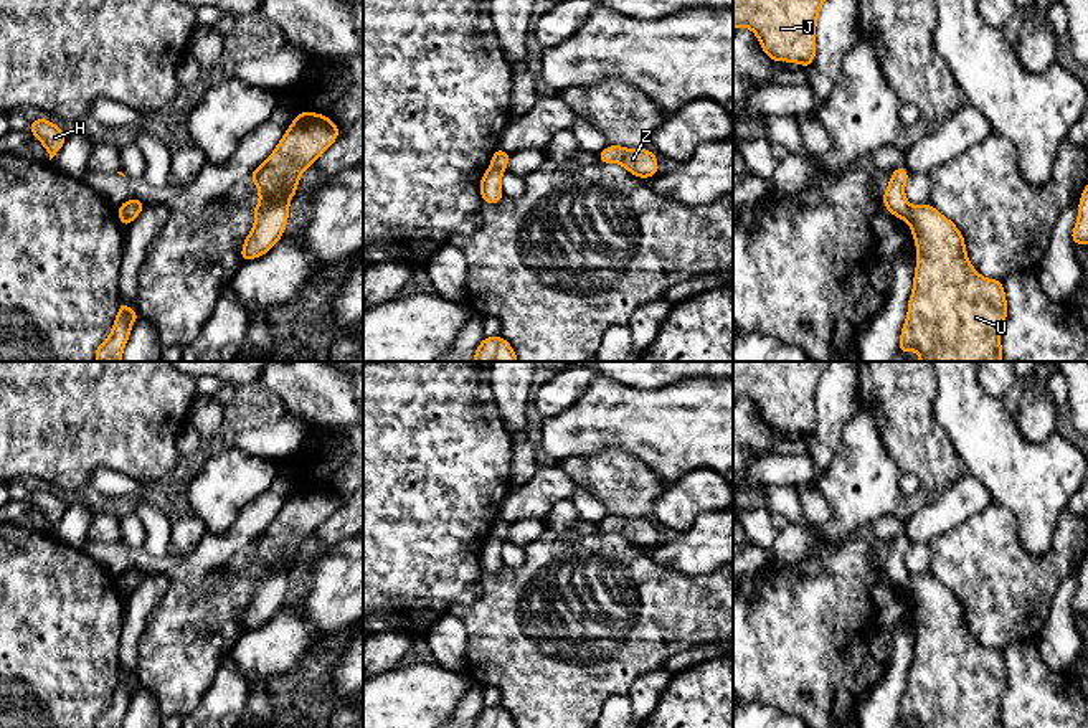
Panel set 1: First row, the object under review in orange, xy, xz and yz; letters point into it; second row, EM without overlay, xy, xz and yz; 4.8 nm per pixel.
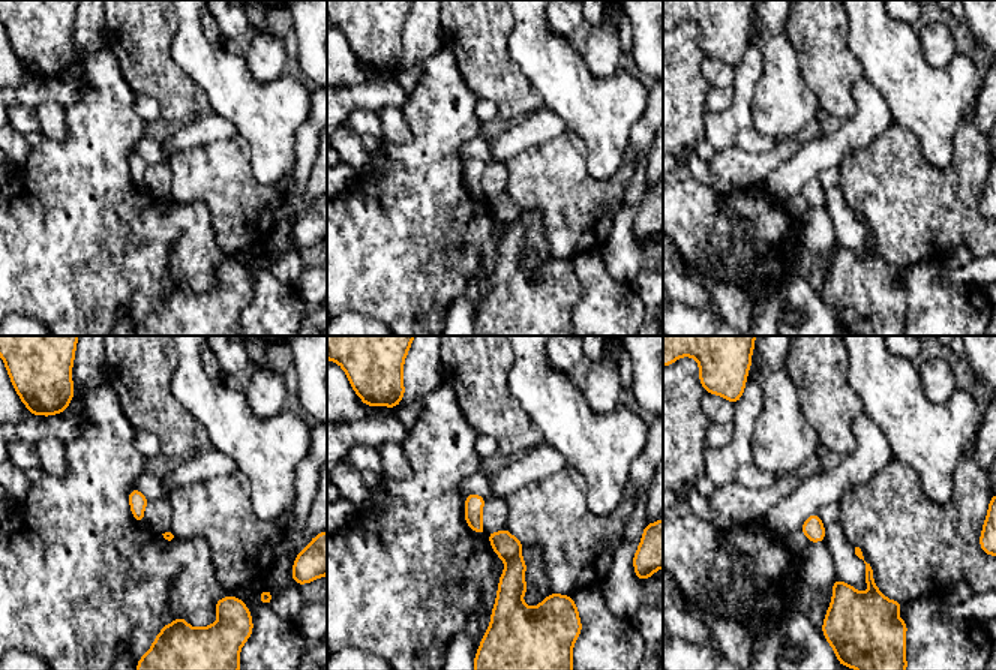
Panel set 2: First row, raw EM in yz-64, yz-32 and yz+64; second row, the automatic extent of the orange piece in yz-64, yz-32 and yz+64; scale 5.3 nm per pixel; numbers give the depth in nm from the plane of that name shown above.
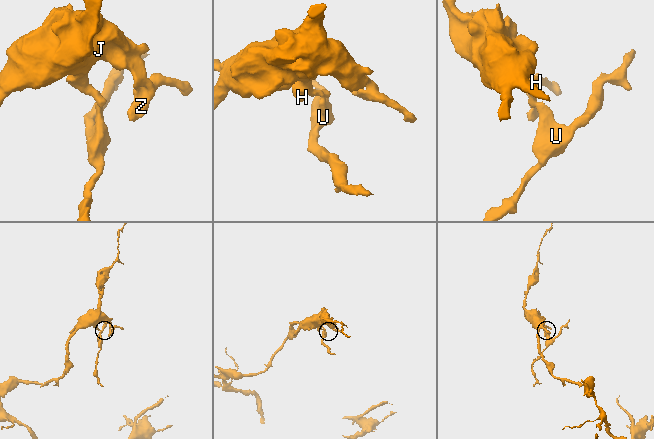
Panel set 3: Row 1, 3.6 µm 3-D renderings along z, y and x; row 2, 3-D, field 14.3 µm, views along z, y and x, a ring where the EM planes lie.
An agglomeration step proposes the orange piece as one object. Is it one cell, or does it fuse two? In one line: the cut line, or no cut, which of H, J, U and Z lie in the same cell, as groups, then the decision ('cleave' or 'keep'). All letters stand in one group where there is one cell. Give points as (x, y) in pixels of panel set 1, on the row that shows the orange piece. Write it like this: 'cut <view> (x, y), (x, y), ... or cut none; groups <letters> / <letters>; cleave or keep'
cut yz (913, 207), (907, 220); groups H J Z / U; cleave

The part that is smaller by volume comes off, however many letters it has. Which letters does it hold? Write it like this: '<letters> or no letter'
U

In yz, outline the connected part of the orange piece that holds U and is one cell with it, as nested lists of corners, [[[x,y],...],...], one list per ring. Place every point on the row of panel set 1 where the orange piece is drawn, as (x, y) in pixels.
[[[930,203],[913,206],[906,221],[916,244],[916,269],[898,352],[915,350],[920,362],[1002,362],[1000,330],[1009,312],[1002,281],[986,279],[971,266],[963,233]]]

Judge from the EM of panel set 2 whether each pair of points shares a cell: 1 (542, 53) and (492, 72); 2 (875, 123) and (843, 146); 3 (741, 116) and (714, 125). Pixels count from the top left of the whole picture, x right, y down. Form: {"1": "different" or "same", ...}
{"1": "different", "2": "same", "3": "same"}

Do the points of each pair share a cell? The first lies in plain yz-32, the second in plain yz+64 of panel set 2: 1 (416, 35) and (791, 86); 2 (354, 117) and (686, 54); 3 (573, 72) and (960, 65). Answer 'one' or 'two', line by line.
1: two
2: two
3: one

